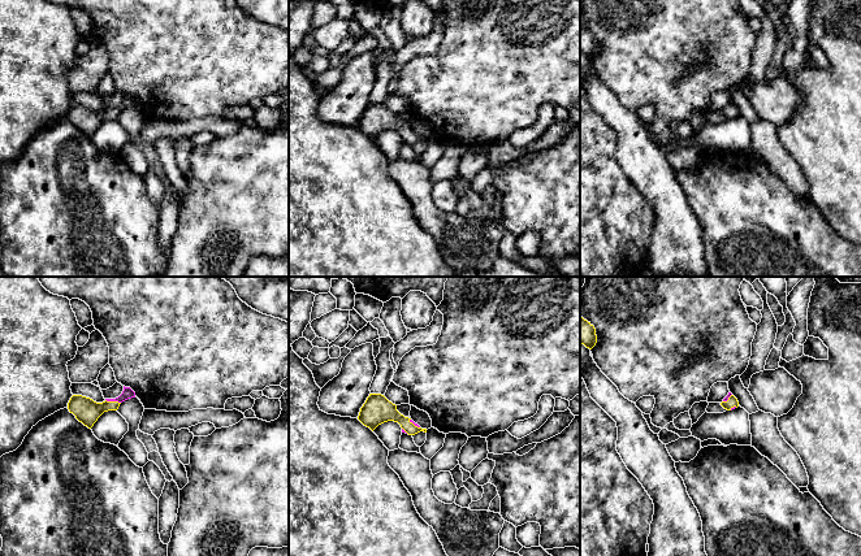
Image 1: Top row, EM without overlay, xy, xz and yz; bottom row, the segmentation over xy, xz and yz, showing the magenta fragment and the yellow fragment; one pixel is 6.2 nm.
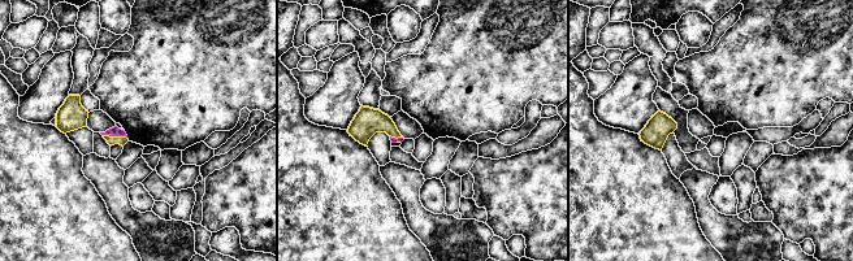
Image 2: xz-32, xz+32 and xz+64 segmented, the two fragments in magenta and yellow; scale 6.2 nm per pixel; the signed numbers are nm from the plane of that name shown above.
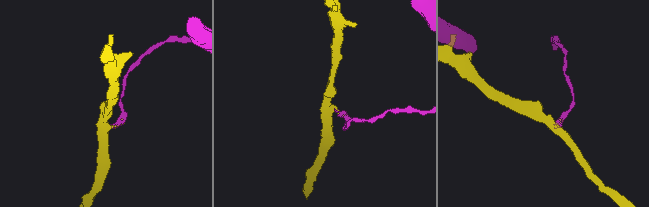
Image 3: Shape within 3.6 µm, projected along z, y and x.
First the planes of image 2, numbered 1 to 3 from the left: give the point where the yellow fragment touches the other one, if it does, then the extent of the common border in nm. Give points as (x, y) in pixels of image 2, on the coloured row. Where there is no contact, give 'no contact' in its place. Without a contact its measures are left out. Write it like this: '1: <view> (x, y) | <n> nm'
1: xz-32 (115, 135) | 150 nm
2: xz+32 (398, 138) | 90 nm
3: no contact

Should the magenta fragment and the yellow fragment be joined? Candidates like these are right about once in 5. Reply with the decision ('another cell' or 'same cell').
another cell

